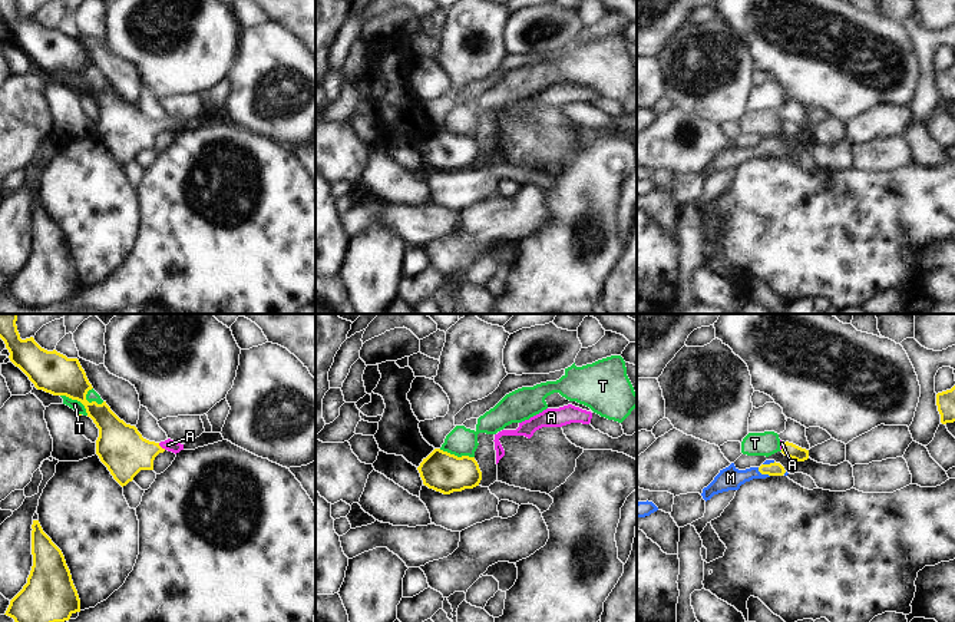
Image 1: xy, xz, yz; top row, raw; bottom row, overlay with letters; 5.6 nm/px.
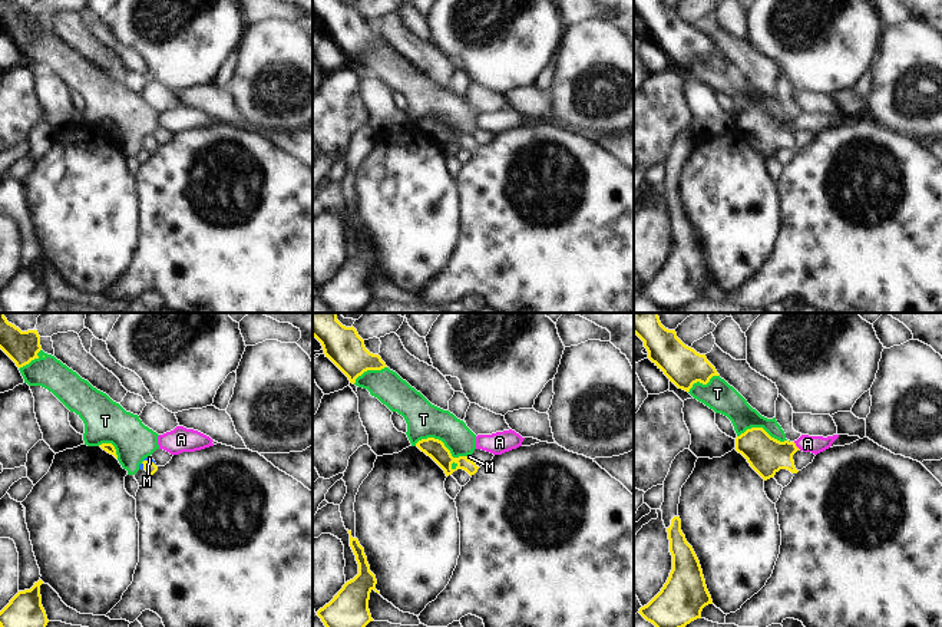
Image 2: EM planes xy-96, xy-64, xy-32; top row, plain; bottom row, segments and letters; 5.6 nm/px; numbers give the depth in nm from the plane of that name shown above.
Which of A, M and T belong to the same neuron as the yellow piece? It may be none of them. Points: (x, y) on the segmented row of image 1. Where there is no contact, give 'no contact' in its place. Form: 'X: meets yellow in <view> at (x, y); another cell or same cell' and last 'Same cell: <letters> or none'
A: meets yellow in xy at (161, 447); same cell
M: meets yellow in yz at (763, 473); same cell
T: meets yellow in xz at (456, 456); another cell
Same cell: A, M

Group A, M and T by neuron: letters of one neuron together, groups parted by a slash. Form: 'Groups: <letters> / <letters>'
Groups: A M / T

